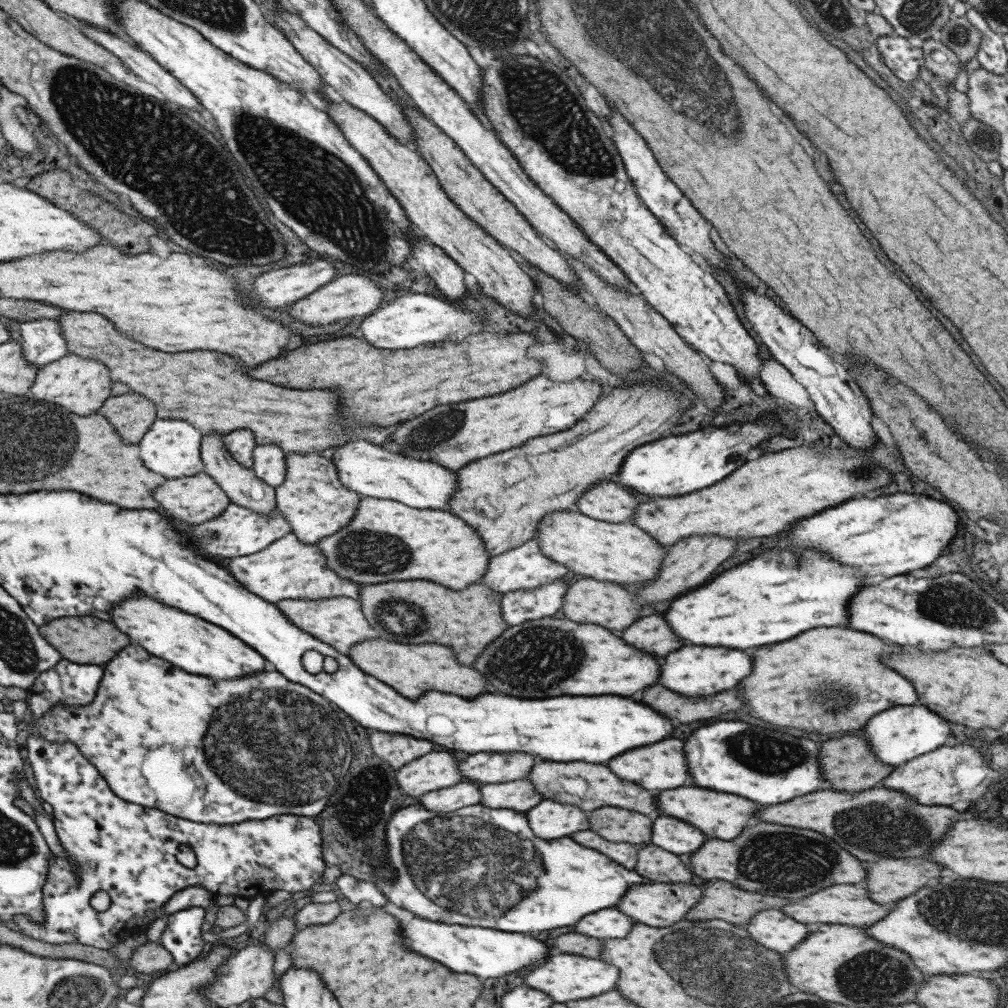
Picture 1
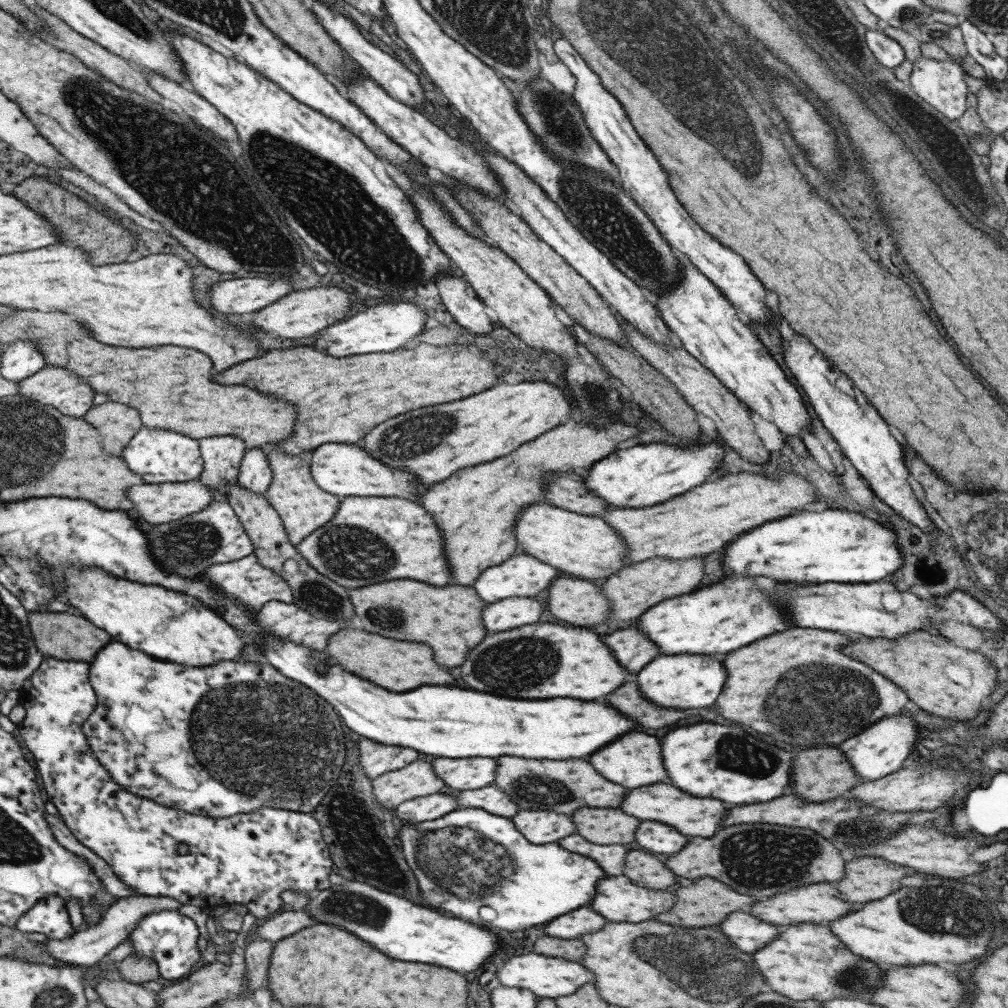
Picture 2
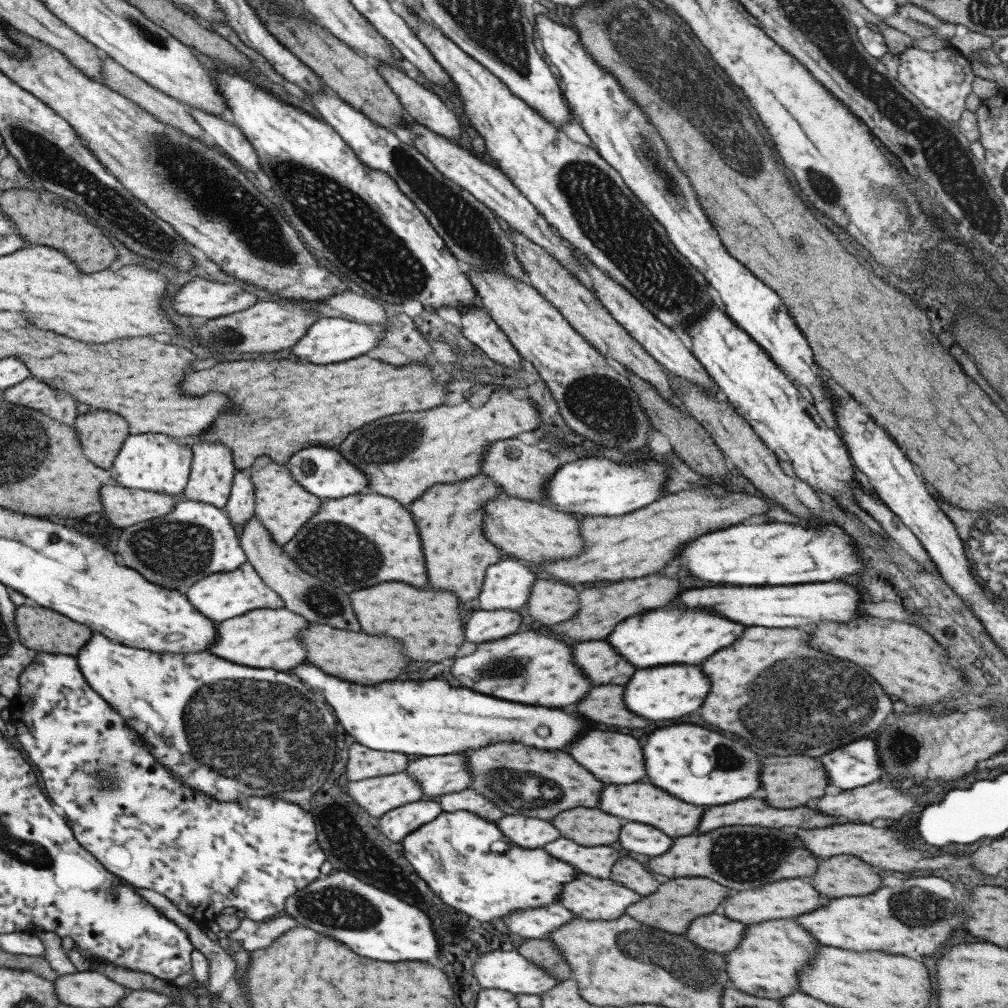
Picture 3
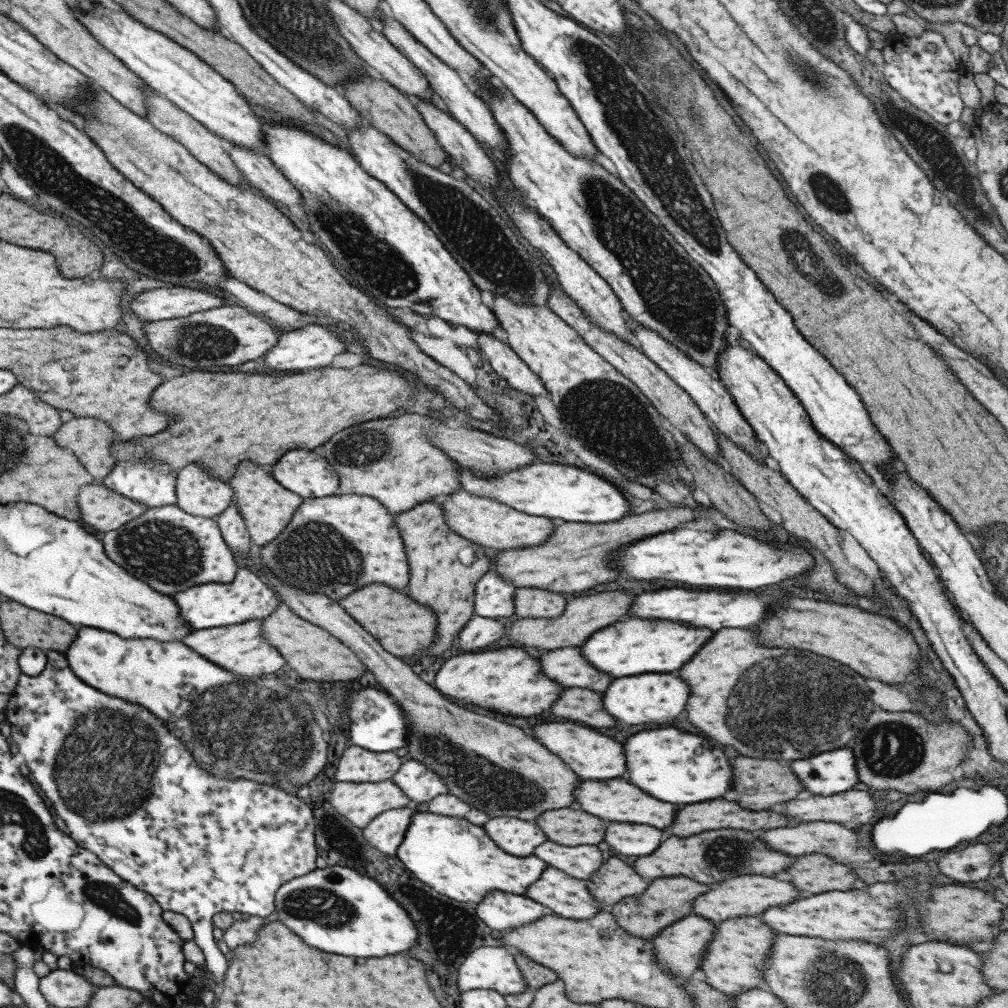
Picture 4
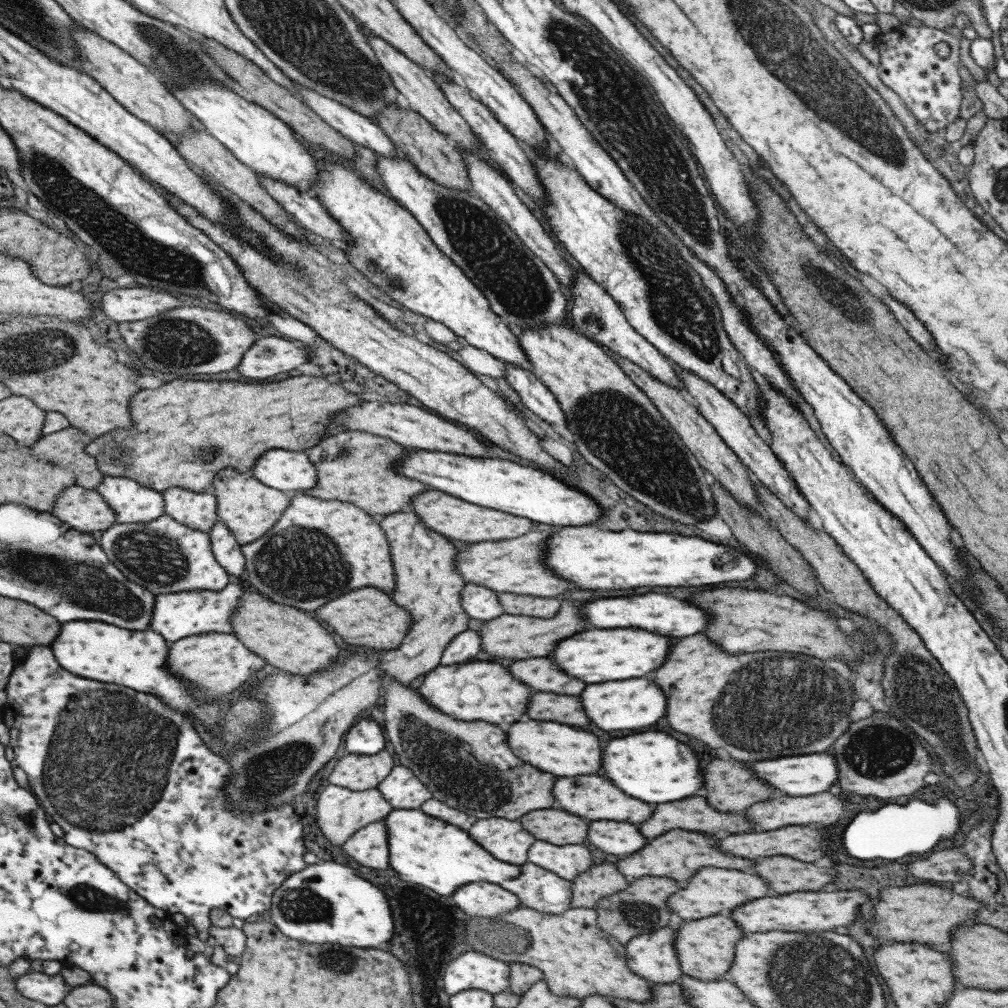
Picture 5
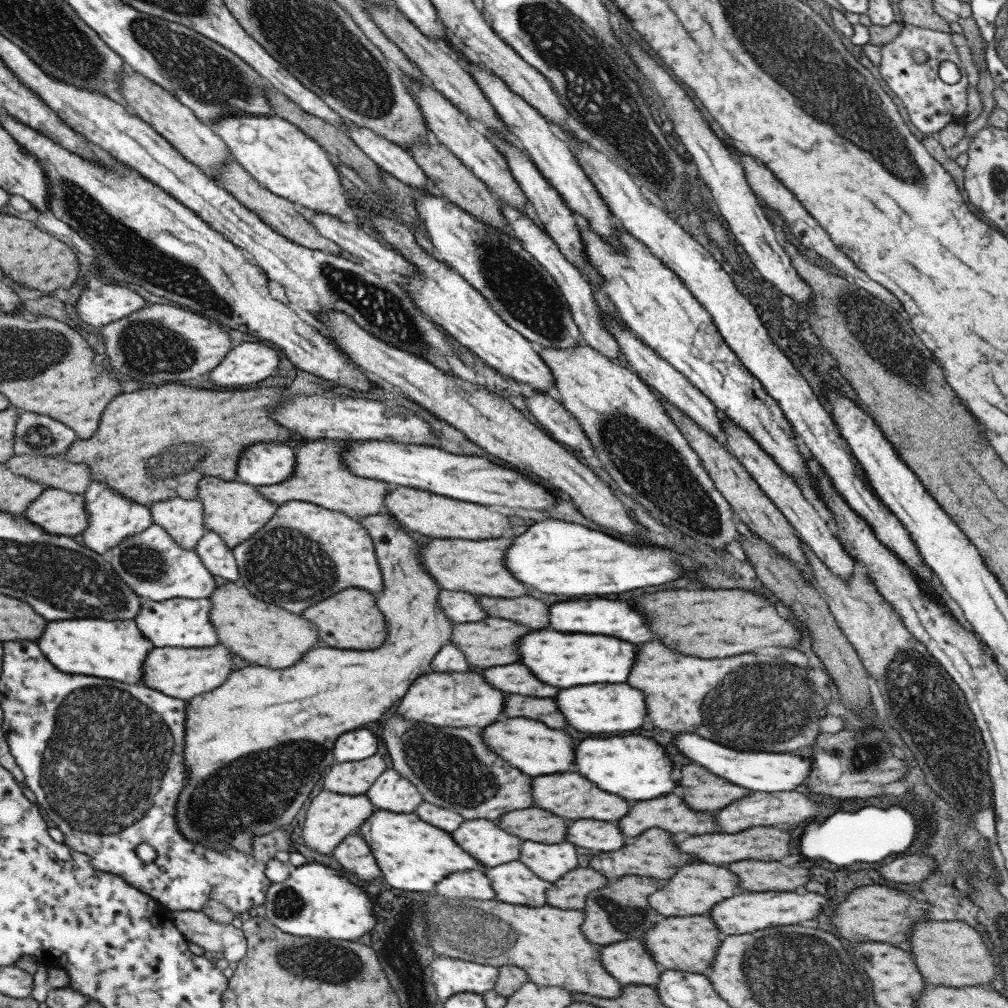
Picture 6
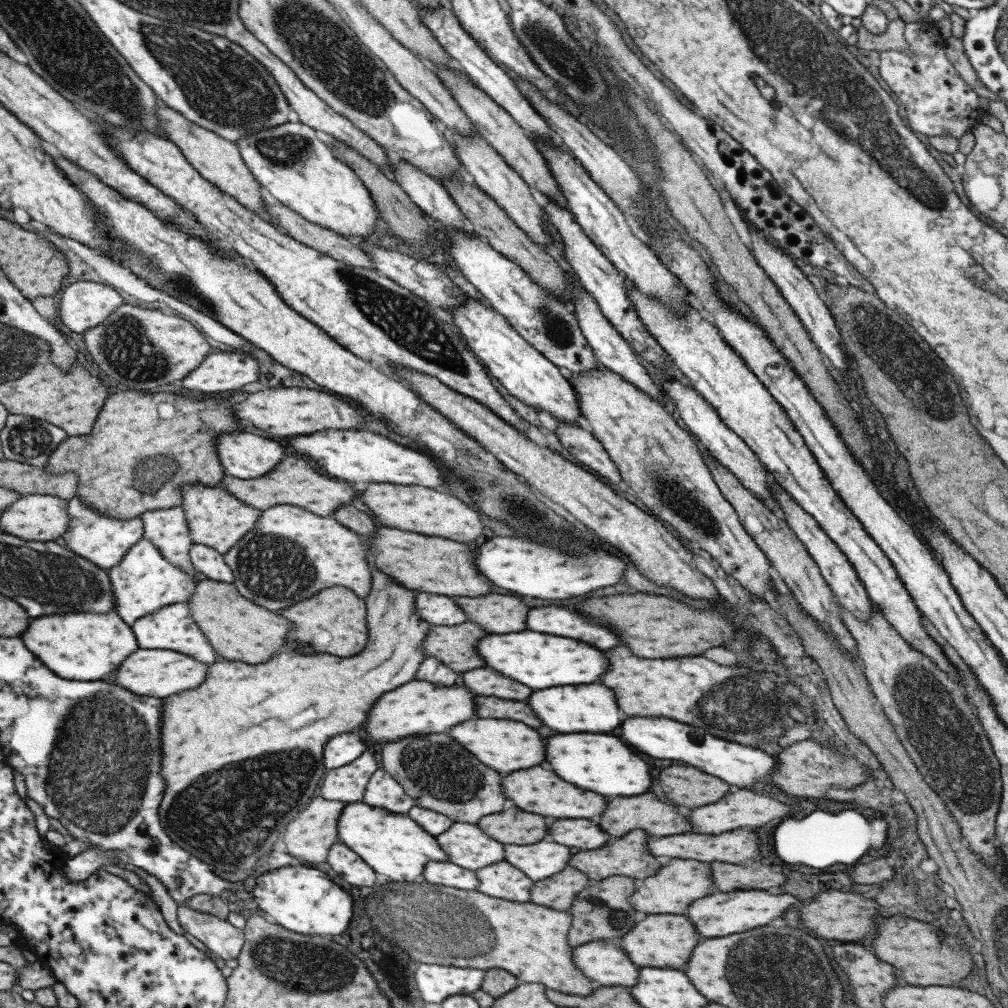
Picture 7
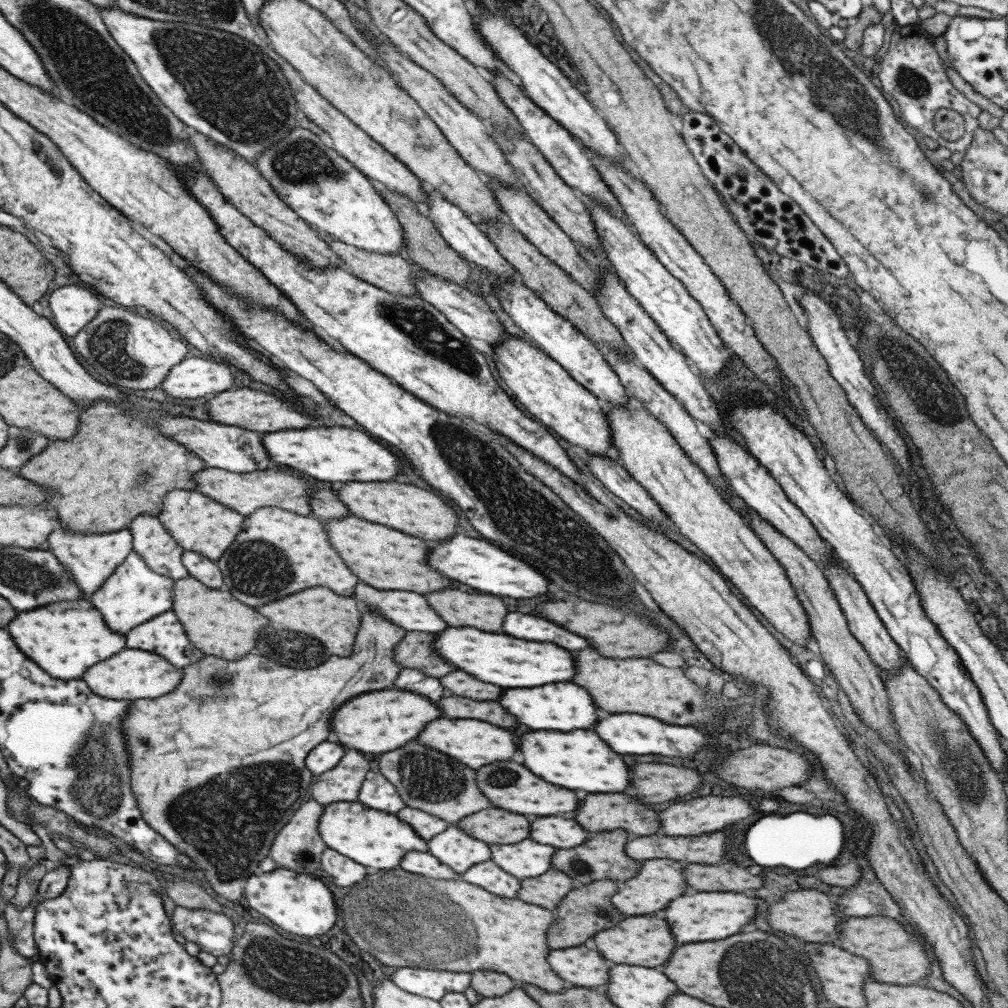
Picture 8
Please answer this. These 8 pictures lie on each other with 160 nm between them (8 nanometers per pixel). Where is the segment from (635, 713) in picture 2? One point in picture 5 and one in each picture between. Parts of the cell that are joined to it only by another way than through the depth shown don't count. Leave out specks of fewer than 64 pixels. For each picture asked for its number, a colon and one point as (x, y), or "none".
3: (604, 704)
4: (584, 706)
5: (566, 709)

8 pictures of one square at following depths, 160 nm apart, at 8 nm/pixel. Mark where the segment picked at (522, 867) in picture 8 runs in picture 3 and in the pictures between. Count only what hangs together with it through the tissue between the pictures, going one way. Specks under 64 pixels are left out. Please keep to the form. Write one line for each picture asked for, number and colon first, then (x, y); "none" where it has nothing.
3: (596, 861)
4: (580, 862)
5: (567, 861)
6: (549, 862)
7: (538, 861)

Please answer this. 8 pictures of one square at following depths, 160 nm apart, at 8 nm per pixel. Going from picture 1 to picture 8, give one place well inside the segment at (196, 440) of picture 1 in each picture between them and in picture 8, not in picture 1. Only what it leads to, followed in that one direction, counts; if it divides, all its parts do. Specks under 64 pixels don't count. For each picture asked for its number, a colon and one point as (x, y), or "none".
2: (157, 455)
3: (149, 462)
4: (152, 483)
5: (132, 503)
6: (111, 517)
7: (102, 540)
8: (89, 558)

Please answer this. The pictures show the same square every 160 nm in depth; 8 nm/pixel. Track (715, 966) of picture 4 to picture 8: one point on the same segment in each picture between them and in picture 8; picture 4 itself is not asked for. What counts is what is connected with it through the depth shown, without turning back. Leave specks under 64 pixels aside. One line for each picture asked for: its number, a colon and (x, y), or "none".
5: (705, 948)
6: (688, 944)
7: (665, 941)
8: (644, 940)

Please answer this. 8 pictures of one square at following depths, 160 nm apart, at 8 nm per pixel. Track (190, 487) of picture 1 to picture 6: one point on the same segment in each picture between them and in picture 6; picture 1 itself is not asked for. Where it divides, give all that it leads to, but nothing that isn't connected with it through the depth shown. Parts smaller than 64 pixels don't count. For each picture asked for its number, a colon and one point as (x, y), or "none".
2: (155, 503)
3: (123, 507)
4: (103, 509)
5: (83, 509)
6: (54, 511)

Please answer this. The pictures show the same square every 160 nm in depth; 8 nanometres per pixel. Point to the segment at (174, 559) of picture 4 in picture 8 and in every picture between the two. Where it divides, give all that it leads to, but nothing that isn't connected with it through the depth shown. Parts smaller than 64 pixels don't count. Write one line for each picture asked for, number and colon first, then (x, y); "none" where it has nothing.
5: (163, 556)
6: (154, 566)
7: (142, 581)
8: (133, 593)

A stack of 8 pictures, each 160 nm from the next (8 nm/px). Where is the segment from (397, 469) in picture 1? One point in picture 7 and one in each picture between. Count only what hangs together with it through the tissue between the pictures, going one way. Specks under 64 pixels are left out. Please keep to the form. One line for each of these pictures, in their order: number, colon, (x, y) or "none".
2: (343, 470)
3: (324, 472)
4: (305, 472)
5: (289, 471)
6: (261, 464)
7: (244, 456)

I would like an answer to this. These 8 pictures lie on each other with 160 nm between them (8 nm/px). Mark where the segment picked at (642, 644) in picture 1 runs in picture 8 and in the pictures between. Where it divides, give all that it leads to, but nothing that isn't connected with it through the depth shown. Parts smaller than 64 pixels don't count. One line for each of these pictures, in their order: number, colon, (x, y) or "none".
2: (629, 646)
3: (595, 658)
4: (567, 666)
5: (538, 673)
6: (512, 678)
7: (484, 681)
8: (459, 683)

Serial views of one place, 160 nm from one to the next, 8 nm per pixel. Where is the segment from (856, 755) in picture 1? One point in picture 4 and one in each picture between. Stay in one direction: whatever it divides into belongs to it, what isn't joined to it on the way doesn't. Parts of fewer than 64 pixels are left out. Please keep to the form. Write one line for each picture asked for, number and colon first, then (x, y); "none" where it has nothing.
2: (818, 774)
3: (788, 781)
4: (761, 783)

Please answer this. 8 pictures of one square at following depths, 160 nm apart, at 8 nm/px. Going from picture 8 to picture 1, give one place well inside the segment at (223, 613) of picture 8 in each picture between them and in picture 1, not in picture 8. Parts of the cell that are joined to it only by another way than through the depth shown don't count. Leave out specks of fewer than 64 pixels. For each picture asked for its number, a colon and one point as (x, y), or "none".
1: (411, 670)
2: (398, 666)
3: (352, 656)
4: (311, 652)
5: (287, 639)
6: (263, 635)
7: (237, 630)

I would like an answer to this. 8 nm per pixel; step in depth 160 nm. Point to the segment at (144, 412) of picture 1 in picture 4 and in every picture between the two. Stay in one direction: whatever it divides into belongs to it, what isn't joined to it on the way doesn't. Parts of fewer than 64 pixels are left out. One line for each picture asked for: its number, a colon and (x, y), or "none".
2: (116, 423)
3: (100, 433)
4: (89, 440)

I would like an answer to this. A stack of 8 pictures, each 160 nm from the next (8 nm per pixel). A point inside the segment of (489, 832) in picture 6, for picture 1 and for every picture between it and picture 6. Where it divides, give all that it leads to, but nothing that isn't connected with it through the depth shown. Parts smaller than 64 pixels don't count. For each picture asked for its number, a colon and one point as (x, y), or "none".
1: (548, 819)
2: (539, 827)
3: (529, 833)
4: (517, 837)
5: (504, 840)

